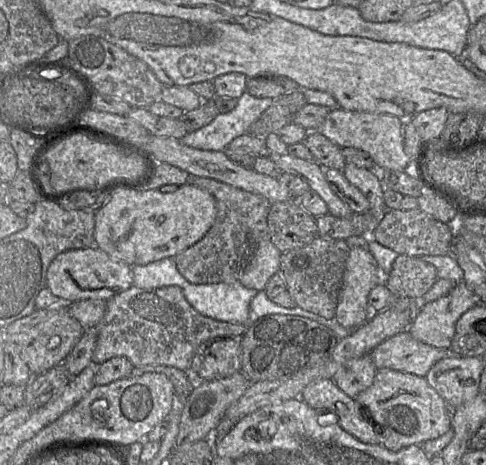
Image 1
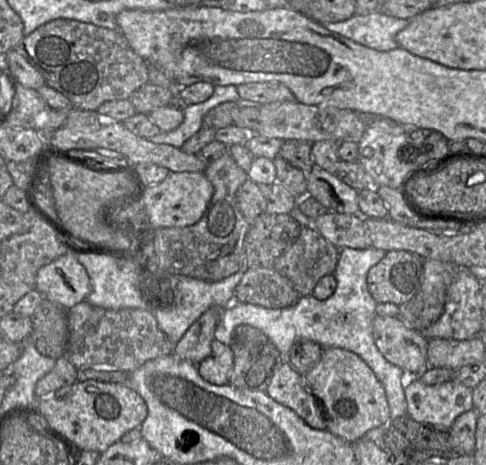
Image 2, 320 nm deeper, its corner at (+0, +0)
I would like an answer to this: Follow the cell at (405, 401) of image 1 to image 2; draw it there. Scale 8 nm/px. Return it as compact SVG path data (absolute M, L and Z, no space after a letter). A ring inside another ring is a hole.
M324 348L319 361L303 374L306 388L319 401L329 432L348 442L356 442L371 429L391 421L382 383L365 361L343 348Z

